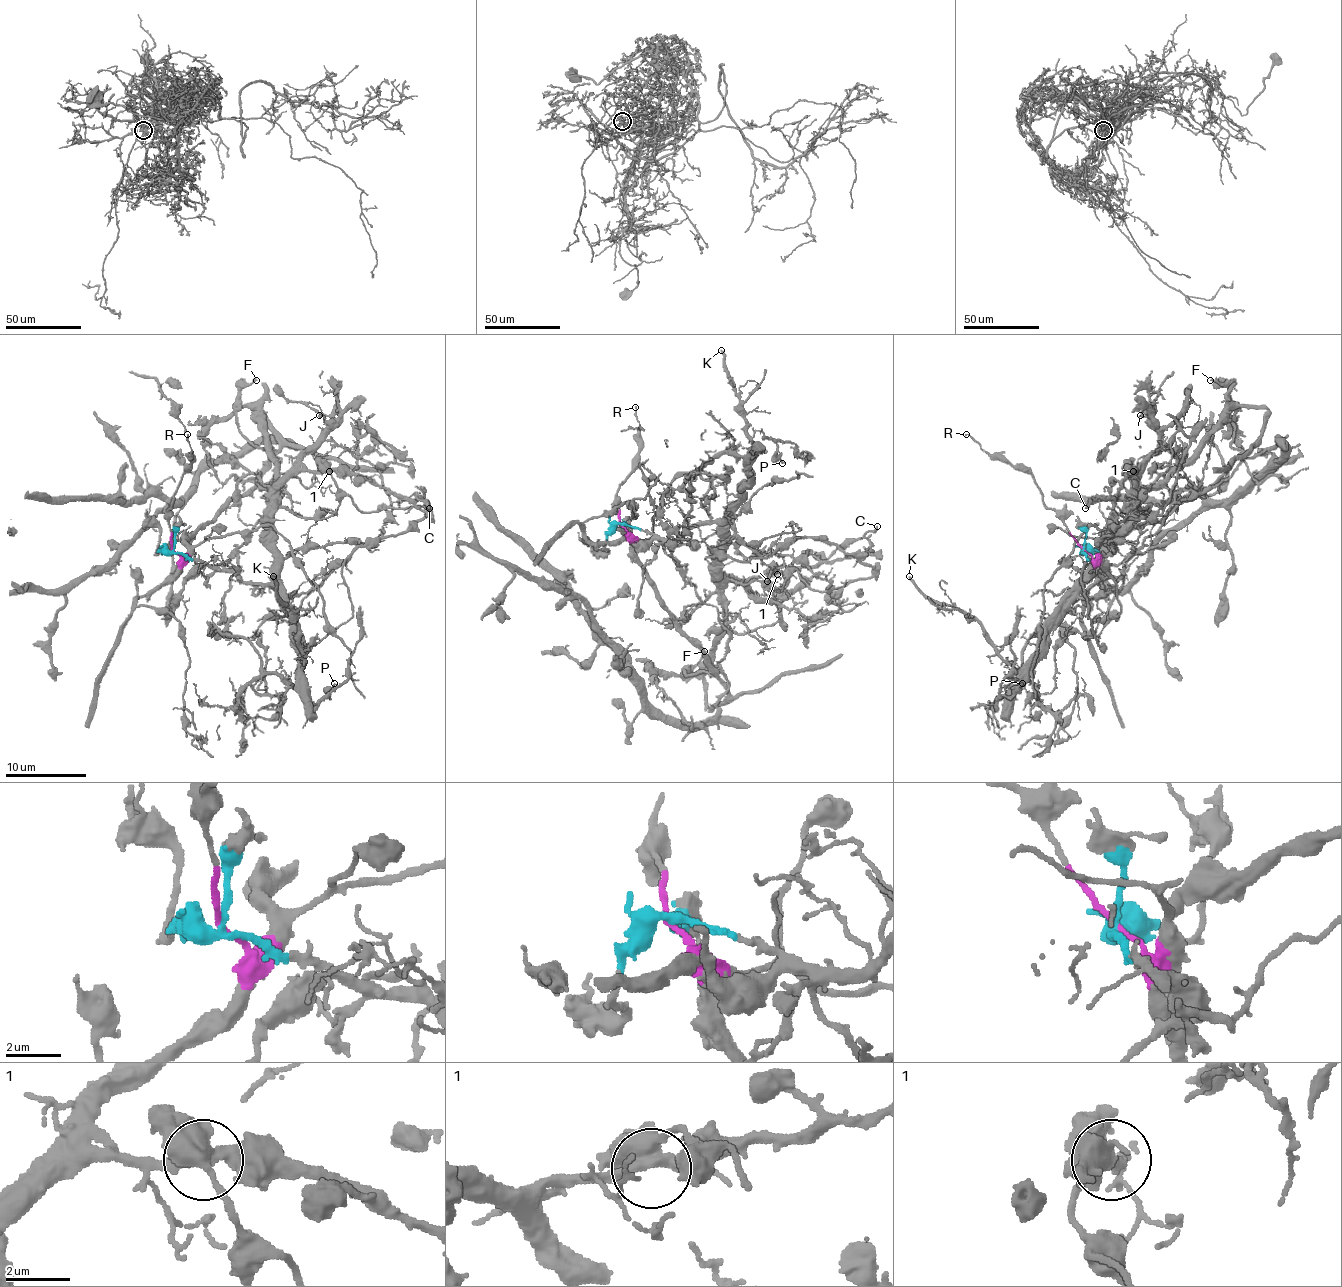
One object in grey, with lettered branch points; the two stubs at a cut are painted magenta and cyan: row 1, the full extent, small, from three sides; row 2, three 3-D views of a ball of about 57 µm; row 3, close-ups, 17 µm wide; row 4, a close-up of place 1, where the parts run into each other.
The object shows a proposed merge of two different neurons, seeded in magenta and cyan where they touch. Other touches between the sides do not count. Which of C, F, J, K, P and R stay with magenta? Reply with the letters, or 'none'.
F, R

